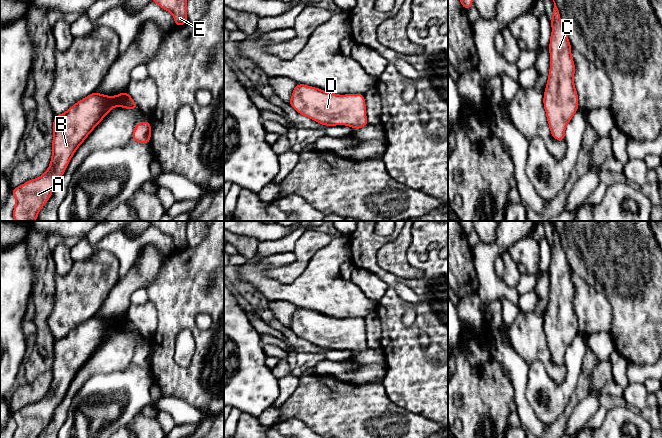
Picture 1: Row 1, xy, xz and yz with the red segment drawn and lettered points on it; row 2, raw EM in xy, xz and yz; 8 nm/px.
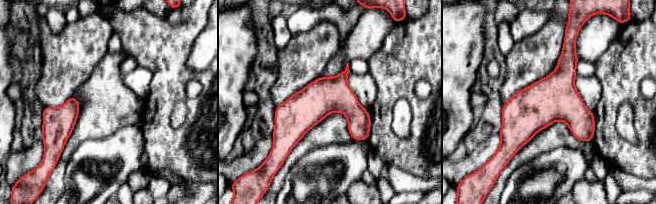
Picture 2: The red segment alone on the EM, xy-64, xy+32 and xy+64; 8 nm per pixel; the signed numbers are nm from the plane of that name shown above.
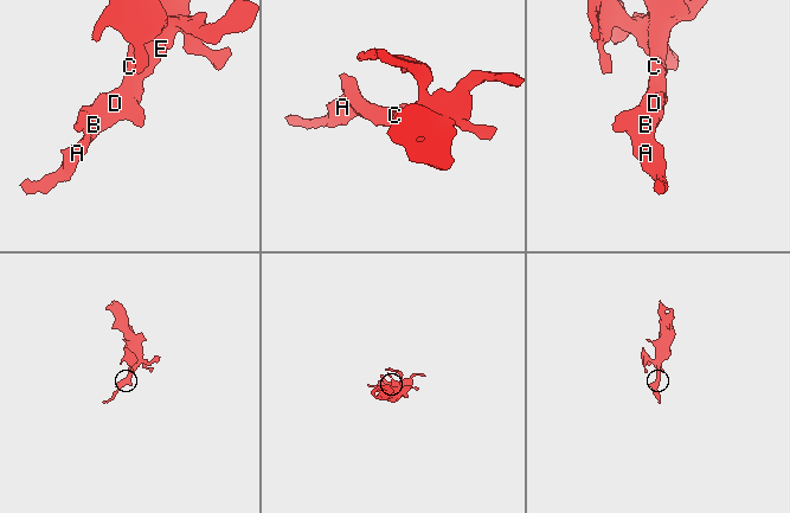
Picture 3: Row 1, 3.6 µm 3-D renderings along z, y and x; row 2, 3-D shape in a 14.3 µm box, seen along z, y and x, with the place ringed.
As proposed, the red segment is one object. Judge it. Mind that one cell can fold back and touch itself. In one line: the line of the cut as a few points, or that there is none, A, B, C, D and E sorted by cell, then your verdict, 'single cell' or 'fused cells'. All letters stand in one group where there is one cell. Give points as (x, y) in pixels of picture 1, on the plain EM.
cut none; groups A B C D E; single cell

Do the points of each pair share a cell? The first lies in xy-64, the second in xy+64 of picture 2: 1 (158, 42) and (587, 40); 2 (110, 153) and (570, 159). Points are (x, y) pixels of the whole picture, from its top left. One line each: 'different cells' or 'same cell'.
1: different cells
2: same cell

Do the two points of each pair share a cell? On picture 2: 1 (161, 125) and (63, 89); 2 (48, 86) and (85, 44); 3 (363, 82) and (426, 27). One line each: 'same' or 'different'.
1: different
2: same
3: different

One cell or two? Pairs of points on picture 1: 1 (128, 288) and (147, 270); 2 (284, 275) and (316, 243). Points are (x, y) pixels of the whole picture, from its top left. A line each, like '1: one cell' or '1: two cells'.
1: one cell
2: one cell

